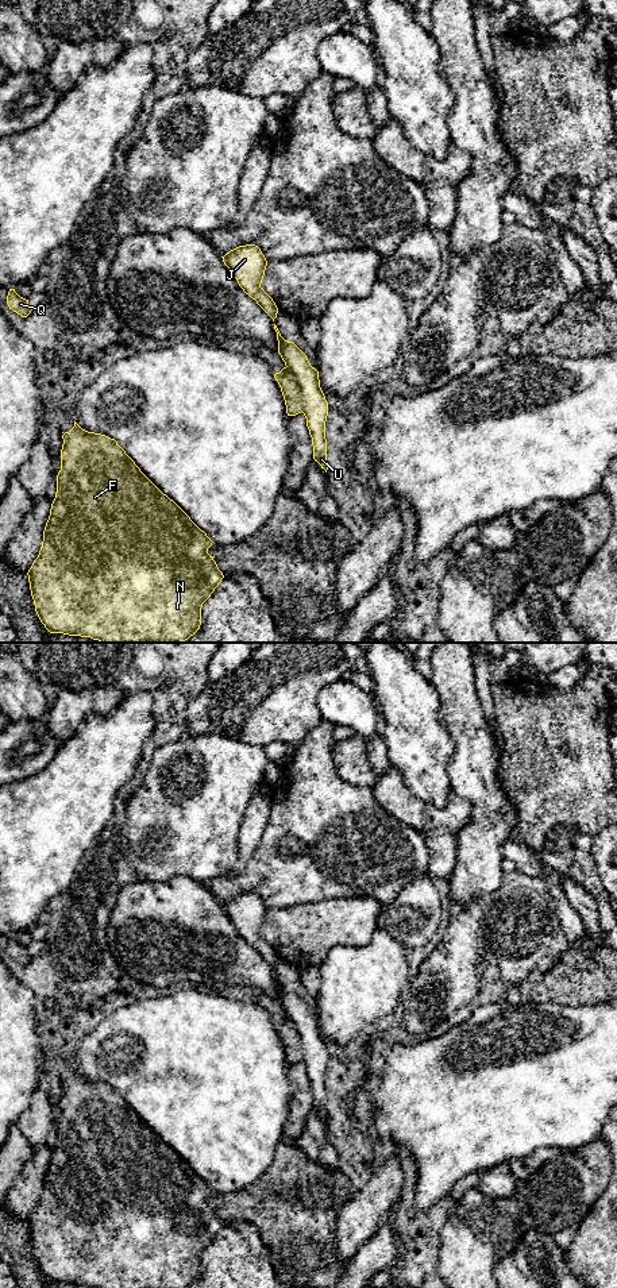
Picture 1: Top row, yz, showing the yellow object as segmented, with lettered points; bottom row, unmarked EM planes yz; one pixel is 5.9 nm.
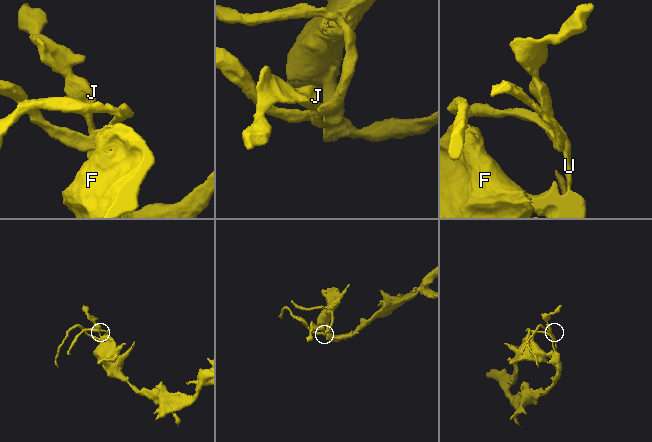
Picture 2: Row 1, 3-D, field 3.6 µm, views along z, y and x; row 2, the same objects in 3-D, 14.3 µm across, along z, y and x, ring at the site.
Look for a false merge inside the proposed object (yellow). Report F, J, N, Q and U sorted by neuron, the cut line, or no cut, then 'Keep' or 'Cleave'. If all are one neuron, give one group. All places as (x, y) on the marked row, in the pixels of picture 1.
Groups: F J N U / Q. Split along yz (286, 366), (300, 390), (303, 411). Cleave

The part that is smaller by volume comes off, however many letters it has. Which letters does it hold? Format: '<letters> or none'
Q

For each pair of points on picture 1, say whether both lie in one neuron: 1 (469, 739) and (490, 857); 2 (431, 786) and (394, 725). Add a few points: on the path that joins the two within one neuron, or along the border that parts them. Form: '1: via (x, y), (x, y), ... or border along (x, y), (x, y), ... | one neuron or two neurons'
1: via (474, 768), (474, 779), (488, 798), (488, 828) | one neuron
2: via (425, 771), (421, 752), (409, 740) | one neuron

